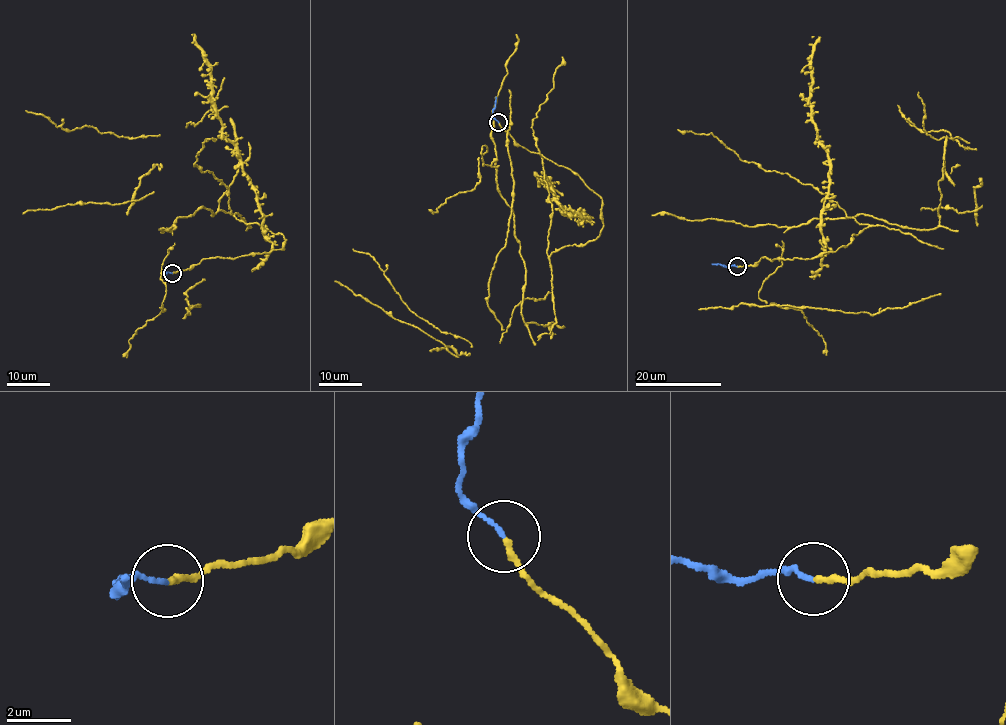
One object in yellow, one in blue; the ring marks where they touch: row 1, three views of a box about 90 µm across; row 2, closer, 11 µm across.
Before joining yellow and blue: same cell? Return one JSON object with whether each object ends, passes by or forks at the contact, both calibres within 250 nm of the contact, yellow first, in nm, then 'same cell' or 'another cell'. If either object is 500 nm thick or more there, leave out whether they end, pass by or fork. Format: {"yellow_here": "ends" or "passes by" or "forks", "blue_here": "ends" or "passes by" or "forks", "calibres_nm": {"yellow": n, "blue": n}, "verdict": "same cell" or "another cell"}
{"yellow_here": "ends", "blue_here": "ends", "calibres_nm": {"yellow": 190, "blue": 130}, "verdict": "same cell"}

